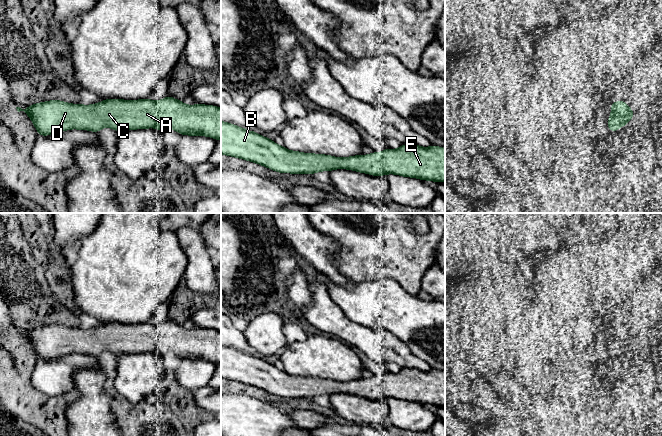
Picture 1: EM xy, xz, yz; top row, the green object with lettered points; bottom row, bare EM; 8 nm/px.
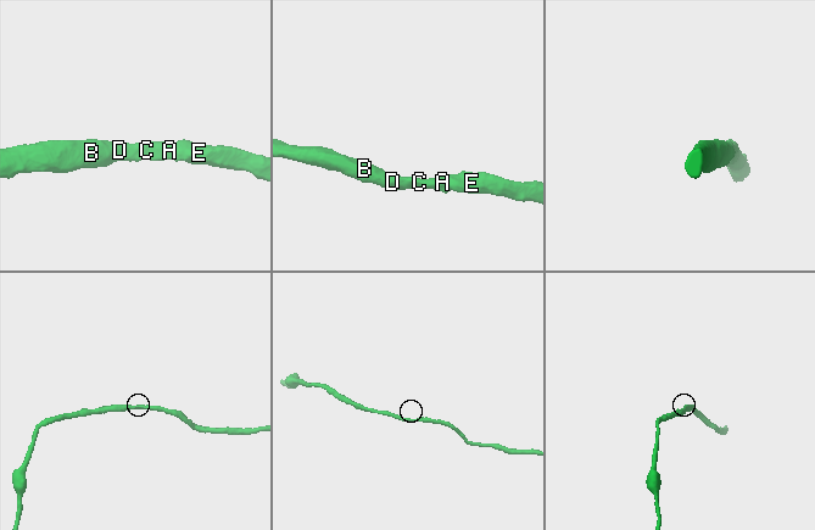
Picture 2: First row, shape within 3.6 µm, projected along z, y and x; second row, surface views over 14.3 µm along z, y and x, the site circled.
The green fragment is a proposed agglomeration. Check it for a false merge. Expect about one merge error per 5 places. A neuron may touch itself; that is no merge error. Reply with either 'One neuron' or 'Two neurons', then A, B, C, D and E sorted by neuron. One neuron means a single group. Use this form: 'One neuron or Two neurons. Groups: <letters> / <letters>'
One neuron. Groups: A B C D E

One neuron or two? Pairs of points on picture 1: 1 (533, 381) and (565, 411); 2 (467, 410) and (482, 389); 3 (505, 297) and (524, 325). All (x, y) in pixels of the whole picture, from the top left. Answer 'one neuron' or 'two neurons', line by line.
1: two neurons
2: two neurons
3: two neurons

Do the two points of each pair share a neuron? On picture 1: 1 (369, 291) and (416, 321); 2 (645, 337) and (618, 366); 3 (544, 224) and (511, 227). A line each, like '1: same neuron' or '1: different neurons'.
1: same neuron
2: same neuron
3: same neuron

